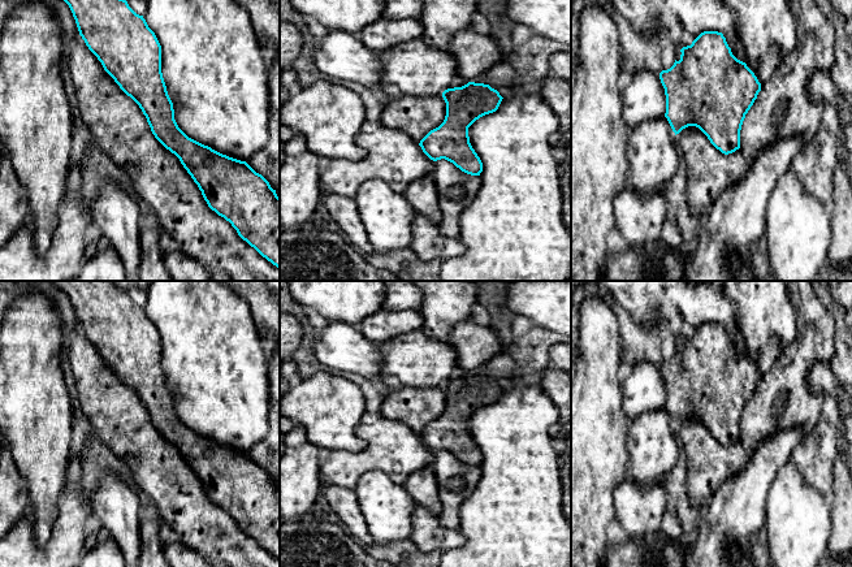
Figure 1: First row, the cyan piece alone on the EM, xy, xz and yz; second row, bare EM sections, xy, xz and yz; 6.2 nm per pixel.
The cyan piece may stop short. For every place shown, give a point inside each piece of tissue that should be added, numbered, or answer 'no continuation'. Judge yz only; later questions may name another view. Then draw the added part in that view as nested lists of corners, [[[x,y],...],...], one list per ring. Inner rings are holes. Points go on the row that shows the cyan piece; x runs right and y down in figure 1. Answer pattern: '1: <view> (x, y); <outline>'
1: yz (709, 172); [[[696,126],[683,129],[676,137],[679,153],[687,164],[687,200],[697,213],[708,213],[722,192],[744,174],[747,163],[741,150],[725,155]]]

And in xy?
1: xy (117, 125); [[[77,35],[70,46],[69,73],[75,88],[81,118],[83,125],[90,130],[91,140],[105,152],[120,169],[129,174],[135,195],[148,205],[159,226],[172,237],[178,244],[178,250],[198,260],[207,269],[222,270],[229,281],[280,281],[280,268],[263,257],[238,235],[229,221],[208,207],[202,191],[183,168],[180,159],[155,138],[139,105],[127,96],[104,70],[101,62],[88,49],[81,35]]]

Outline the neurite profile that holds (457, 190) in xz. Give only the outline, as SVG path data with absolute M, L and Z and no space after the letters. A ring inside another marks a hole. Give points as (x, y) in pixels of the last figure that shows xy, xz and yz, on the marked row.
M445 159L436 161L432 176L442 215L438 230L447 238L459 238L459 216L476 198L481 177L467 174Z

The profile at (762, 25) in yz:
M725 0L725 3L736 14L745 64L751 70L771 48L778 48L784 59L795 51L796 18L790 0Z

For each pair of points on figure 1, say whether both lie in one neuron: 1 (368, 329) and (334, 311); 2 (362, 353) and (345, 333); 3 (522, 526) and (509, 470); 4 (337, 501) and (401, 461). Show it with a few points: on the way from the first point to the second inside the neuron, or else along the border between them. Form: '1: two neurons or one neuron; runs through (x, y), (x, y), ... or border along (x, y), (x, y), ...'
1: two neurons; border along (381, 308), (355, 325), (366, 338), (377, 346)
2: one neuron; runs through (357, 347), (347, 338)
3: one neuron; runs through (520, 511), (520, 484)
4: two neurons; border along (323, 484), (336, 484), (353, 490)

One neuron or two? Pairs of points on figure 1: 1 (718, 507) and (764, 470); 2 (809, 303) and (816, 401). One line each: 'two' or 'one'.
1: one
2: one

